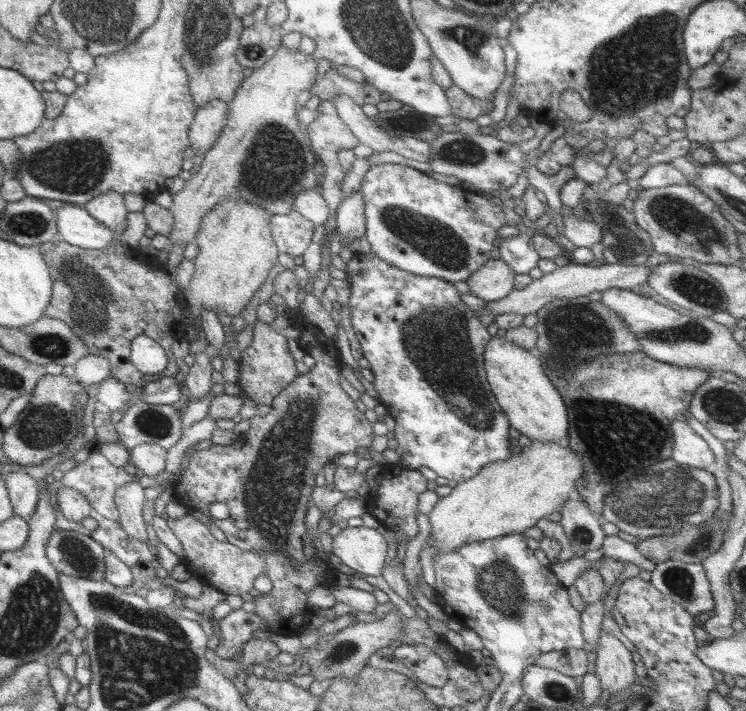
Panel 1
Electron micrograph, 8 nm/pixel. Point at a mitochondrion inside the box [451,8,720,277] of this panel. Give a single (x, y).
(630, 71)

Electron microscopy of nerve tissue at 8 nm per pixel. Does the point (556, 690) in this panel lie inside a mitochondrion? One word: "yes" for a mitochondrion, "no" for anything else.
yes

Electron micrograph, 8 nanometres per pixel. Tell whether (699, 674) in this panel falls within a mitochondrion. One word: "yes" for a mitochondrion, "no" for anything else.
no

